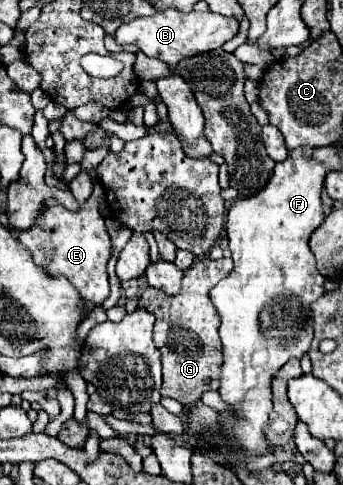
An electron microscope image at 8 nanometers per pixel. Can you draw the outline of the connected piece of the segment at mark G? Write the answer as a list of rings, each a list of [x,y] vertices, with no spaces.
[[[232,258],[220,260],[198,260],[192,264],[190,270],[184,272],[182,278],[182,292],[176,296],[166,296],[160,290],[146,288],[138,300],[138,306],[150,310],[156,316],[154,324],[154,344],[162,352],[162,396],[174,398],[180,404],[196,402],[204,392],[218,390],[220,380],[220,316],[210,300],[210,288],[214,288],[224,276],[232,272]]]

